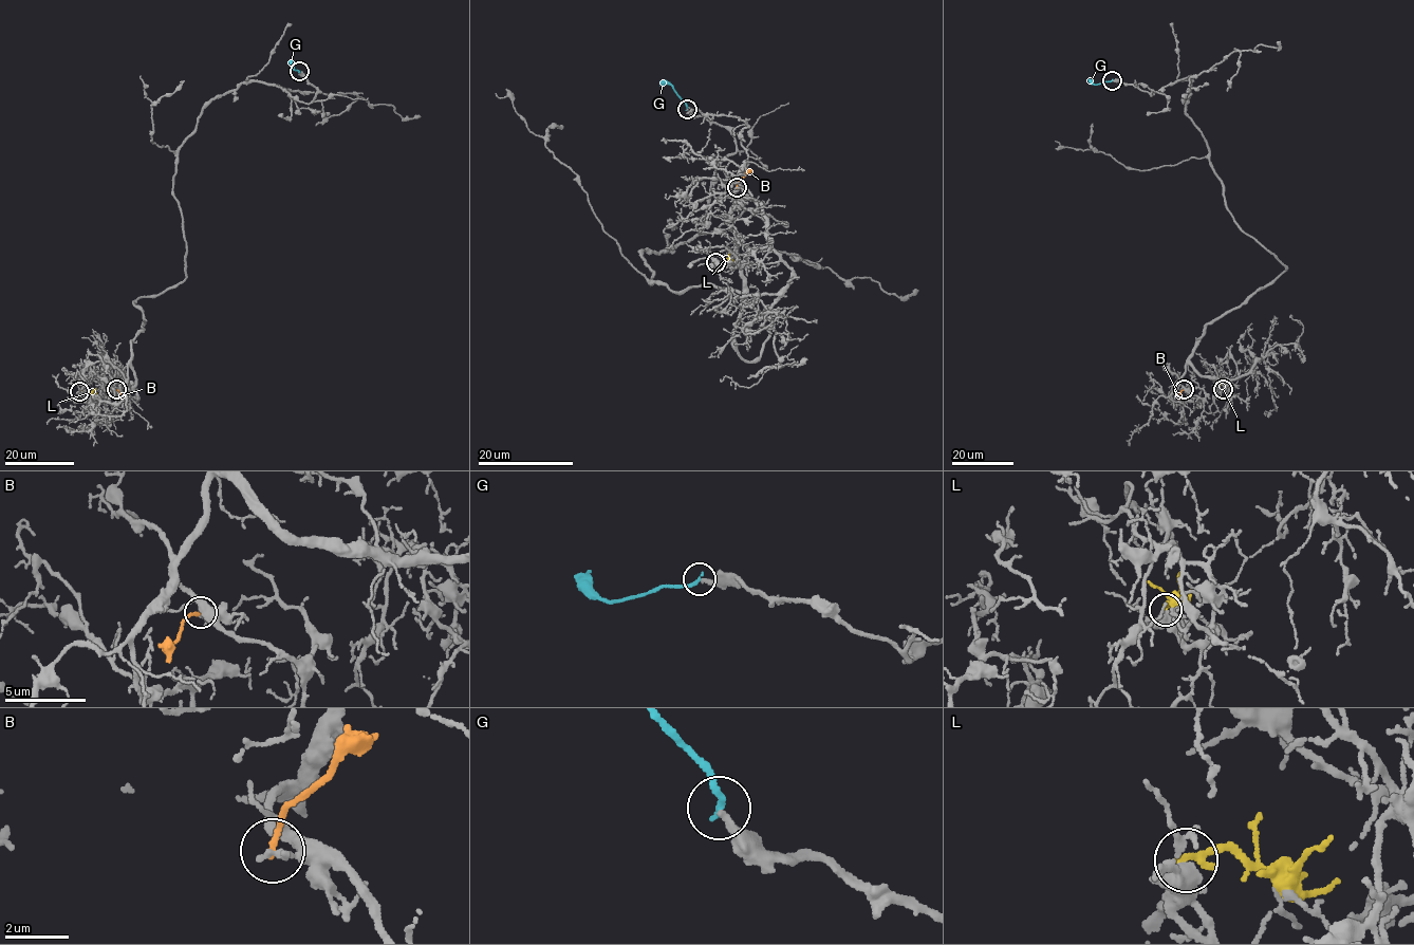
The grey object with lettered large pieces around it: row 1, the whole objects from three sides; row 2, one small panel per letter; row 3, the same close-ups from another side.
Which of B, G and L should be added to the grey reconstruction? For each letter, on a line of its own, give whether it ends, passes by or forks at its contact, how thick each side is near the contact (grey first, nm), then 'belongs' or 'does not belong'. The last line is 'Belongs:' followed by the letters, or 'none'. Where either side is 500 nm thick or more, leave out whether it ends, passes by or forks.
B: it ends | 200/180 nm | does not belong
G: it ends | 240/200 nm | does not belong
L: it ends | 440/240 nm | does not belong
Belongs: none

